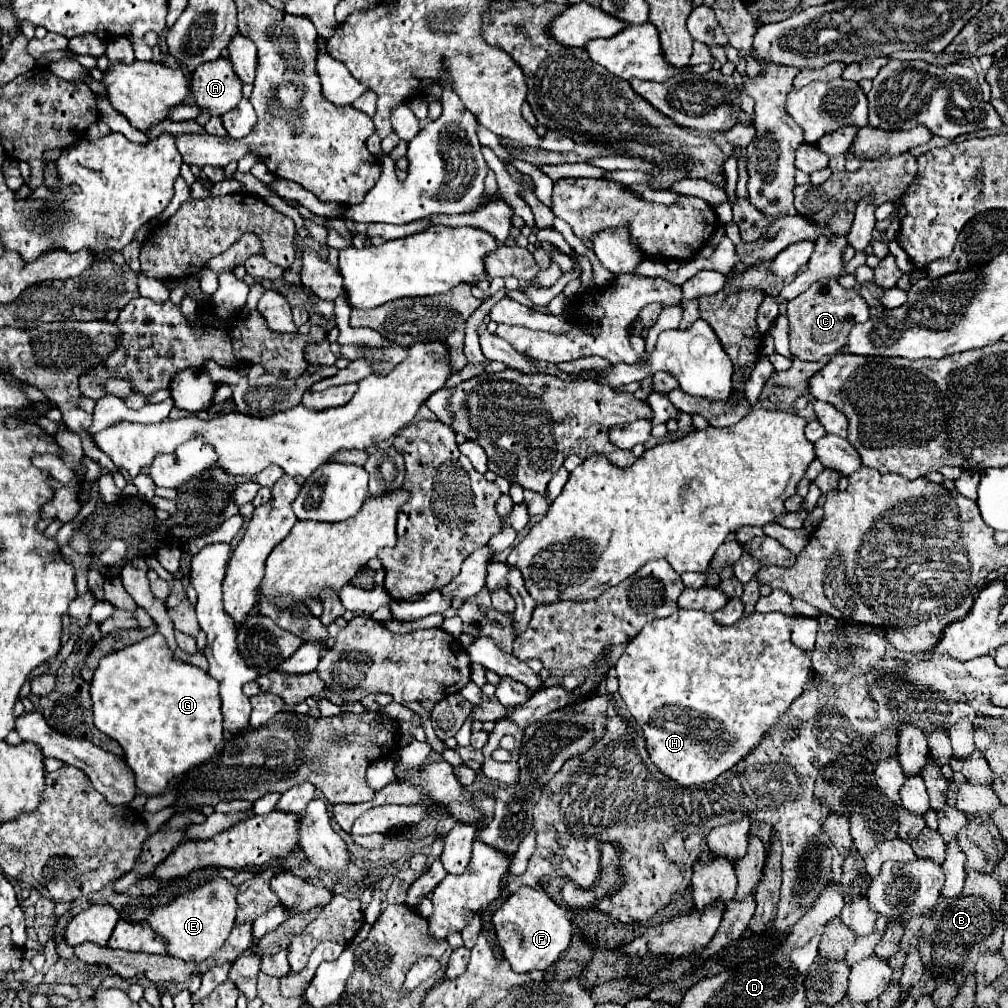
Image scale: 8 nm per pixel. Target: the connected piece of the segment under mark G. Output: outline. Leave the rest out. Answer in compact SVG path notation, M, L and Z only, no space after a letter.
M160 633L102 657L90 683L90 695L94 703L94 725L120 743L126 763L134 771L136 787L146 795L164 793L170 779L180 777L194 765L210 759L222 743L218 683L206 671L180 661L168 649Z

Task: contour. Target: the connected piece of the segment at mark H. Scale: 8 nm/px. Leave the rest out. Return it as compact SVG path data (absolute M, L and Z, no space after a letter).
M676 611L666 619L656 619L656 621L650 621L648 625L644 625L644 629L632 641L628 641L628 645L626 645L622 657L618 659L618 663L614 665L614 669L616 669L618 681L620 681L620 695L628 707L630 715L634 717L634 721L642 727L646 749L648 749L652 763L658 767L660 773L668 775L678 785L692 787L692 785L704 785L708 781L714 781L718 775L732 769L738 761L742 761L748 753L752 753L752 749L756 749L760 745L760 741L772 731L772 727L788 711L792 701L802 695L804 685L808 681L810 663L808 663L808 655L790 643L788 619L782 613L764 613L764 615L752 613L752 617L744 617L728 629L720 629L720 625L716 625L712 621L712 615L708 615L708 613Z

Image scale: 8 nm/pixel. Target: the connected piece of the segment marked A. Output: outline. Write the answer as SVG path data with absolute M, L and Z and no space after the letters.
M230 59L200 65L192 75L192 95L196 105L210 111L210 115L224 115L242 99L242 81L232 69Z

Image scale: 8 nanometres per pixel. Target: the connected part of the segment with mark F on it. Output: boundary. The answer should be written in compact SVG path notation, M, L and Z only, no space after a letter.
M520 887L514 895L510 895L506 903L492 915L492 923L504 957L510 961L516 973L548 969L554 961L558 961L572 939L572 925L566 909L554 903L544 891L532 887Z

